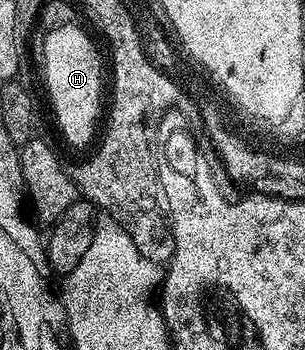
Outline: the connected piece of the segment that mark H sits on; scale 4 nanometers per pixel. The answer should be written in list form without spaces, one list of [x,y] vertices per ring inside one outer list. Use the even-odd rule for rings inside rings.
[[[77,22],[69,23],[68,25],[60,25],[59,27],[51,27],[49,30],[45,32],[46,36],[42,39],[42,75],[46,78],[46,91],[50,94],[50,107],[54,110],[54,119],[58,122],[58,127],[62,130],[62,135],[67,139],[68,142],[71,143],[74,147],[86,147],[90,142],[93,144],[96,139],[96,132],[100,127],[100,119],[98,123],[98,114],[103,114],[104,111],[104,99],[102,103],[102,67],[104,71],[104,59],[98,56],[98,47],[96,44],[90,40],[90,35],[85,31],[84,28],[78,27],[79,24]]]

